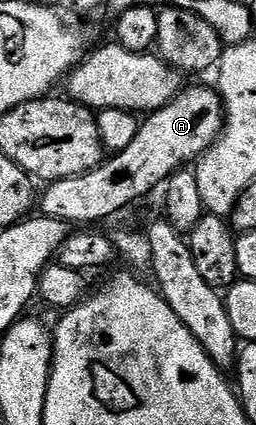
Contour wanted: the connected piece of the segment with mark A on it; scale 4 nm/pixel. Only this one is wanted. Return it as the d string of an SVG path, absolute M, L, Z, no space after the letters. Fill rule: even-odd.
M191 86L188 90L187 87L180 89L179 95L169 104L165 104L165 108L152 110L140 121L137 136L133 136L133 144L129 144L129 148L125 148L119 154L111 154L99 163L96 170L50 183L46 187L47 191L44 194L42 191L41 194L42 217L61 220L68 224L74 224L74 222L95 224L91 222L103 222L106 218L113 217L118 210L123 210L126 206L133 205L138 198L145 197L154 186L162 187L176 170L184 169L188 164L198 160L219 139L223 132L224 117L223 99L220 98L218 89L211 87L210 90L207 86Z

